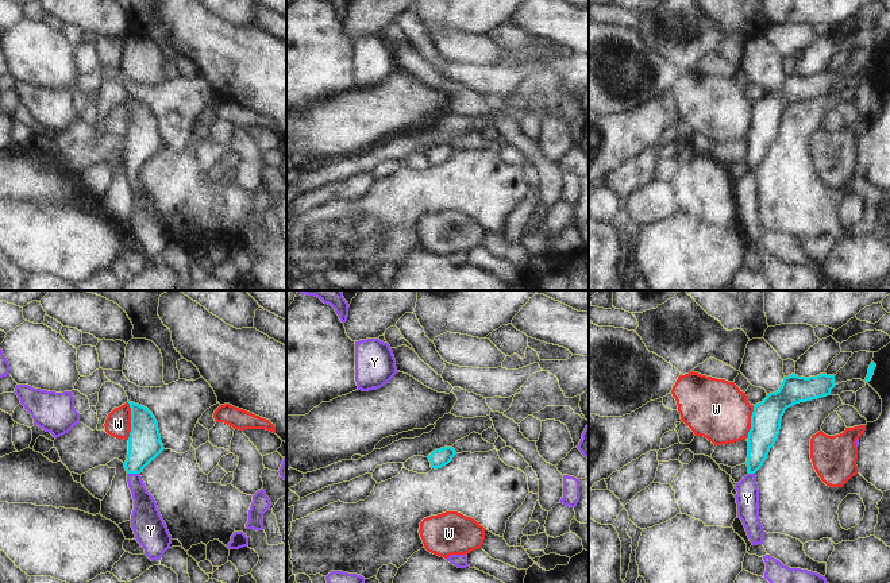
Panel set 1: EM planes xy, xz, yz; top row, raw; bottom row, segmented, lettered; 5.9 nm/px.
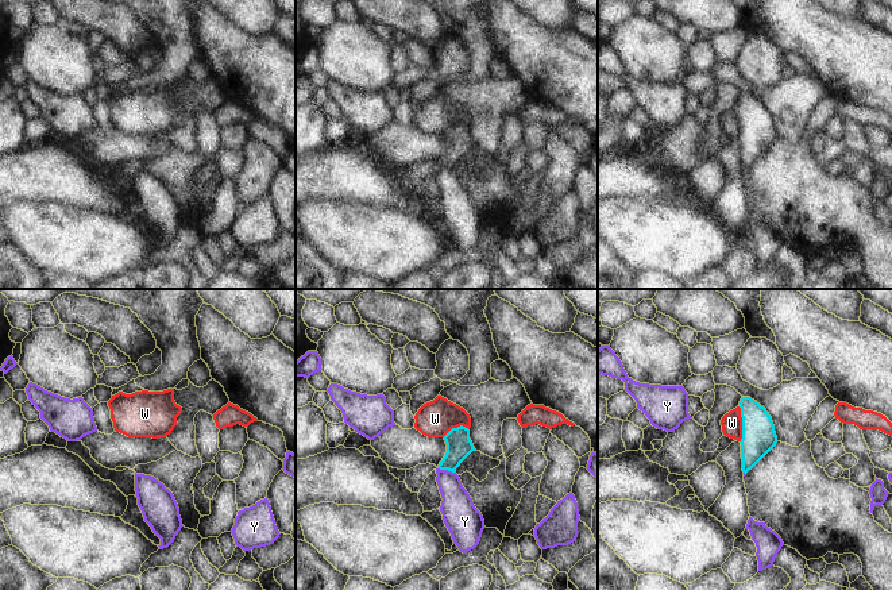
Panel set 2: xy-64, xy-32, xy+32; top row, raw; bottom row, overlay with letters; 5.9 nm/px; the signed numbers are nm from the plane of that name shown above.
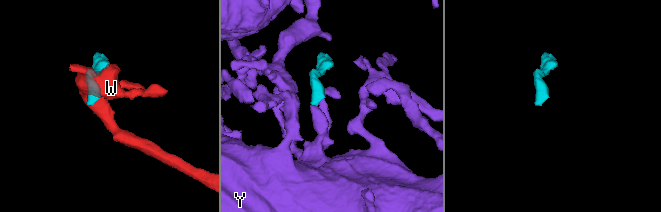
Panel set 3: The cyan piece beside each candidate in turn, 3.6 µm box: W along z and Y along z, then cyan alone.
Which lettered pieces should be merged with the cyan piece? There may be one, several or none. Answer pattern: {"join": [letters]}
{"join": ["Y"]}

